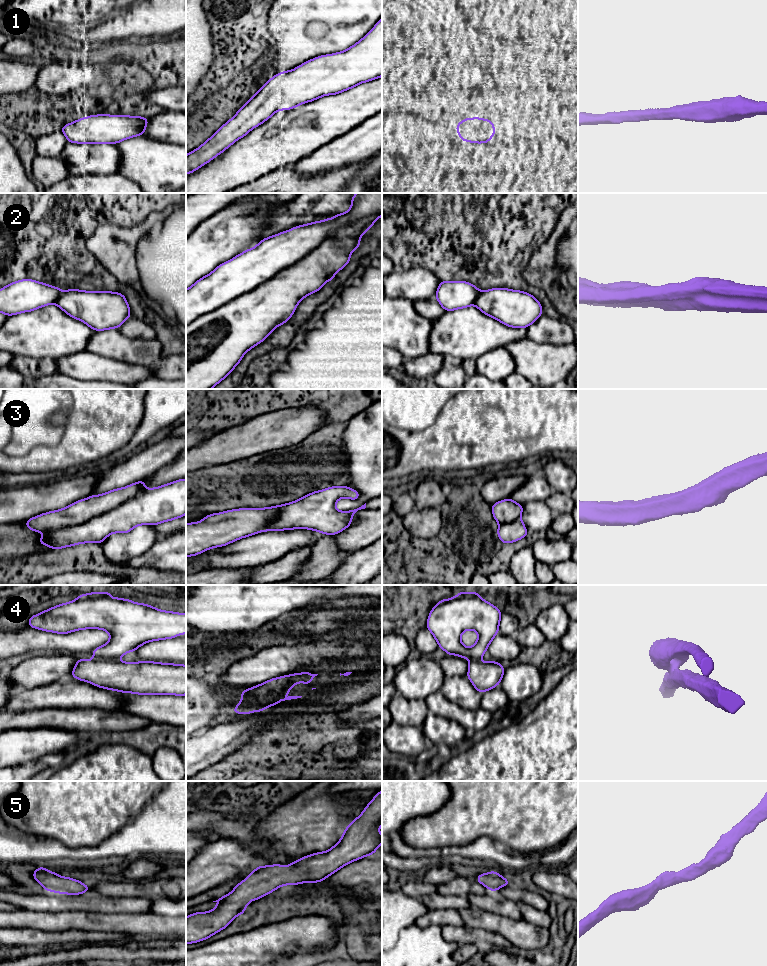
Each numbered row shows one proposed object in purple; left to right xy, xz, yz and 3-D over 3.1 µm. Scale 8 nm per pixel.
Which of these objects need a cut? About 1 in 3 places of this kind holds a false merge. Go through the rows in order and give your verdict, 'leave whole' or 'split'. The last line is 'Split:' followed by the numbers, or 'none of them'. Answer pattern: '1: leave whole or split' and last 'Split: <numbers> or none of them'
1: leave whole
2: split
3: split
4: split
5: leave whole
Split: 2, 3, 4

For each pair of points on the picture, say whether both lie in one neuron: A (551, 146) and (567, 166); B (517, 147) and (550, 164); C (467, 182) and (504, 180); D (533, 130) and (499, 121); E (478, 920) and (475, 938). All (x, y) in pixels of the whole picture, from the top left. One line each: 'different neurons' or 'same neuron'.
A: same neuron
B: different neurons
C: same neuron
D: same neuron
E: different neurons

